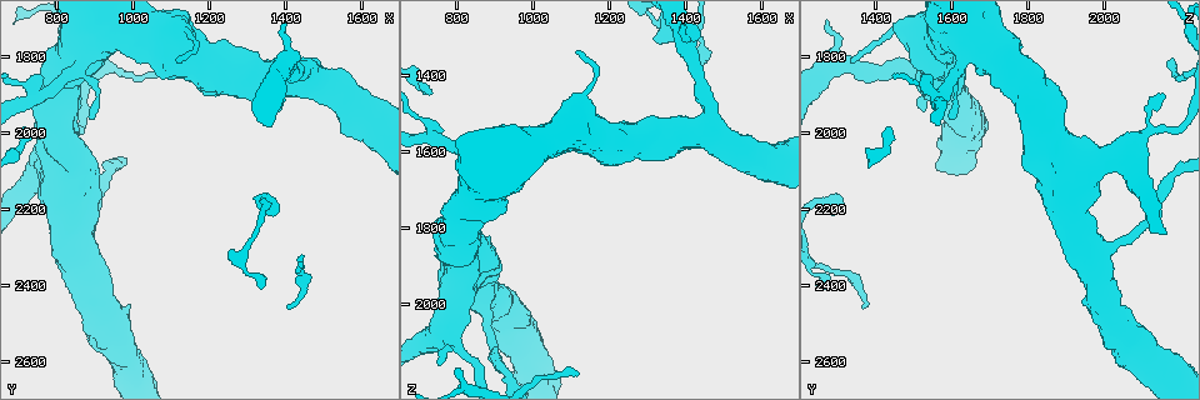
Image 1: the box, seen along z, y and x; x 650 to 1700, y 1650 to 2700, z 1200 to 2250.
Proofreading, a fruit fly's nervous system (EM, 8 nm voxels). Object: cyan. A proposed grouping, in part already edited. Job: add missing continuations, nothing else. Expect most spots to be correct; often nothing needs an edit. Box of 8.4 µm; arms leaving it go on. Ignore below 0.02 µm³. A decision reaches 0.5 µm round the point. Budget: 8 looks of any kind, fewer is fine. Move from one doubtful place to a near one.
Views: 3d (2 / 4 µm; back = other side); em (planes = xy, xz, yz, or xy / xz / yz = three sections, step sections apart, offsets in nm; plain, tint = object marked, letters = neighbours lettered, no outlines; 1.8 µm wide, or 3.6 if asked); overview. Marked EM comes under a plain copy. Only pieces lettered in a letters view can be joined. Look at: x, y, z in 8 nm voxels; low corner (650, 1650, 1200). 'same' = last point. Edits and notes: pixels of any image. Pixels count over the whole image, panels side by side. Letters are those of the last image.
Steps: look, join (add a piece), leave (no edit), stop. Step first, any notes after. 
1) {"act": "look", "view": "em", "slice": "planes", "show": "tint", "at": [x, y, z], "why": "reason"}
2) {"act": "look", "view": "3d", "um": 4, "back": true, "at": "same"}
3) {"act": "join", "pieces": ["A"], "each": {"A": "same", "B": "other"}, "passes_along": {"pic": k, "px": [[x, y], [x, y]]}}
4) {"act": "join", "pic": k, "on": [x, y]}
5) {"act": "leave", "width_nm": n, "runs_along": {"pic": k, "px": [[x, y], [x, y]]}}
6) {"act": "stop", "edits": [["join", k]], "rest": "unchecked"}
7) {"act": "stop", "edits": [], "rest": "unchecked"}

{"act": "look", "view": "3d", "um": 2, "at": [1120, 1810, 1335], "why": "an open end"}

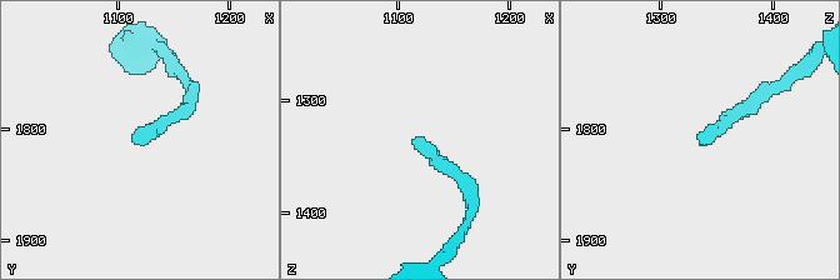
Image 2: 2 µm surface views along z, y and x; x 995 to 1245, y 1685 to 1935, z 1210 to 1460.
{"act": "look", "view": "em", "slice": "planes", "show": "tint", "at": [1116, 1810, 1336], "why": "need the tissue"}

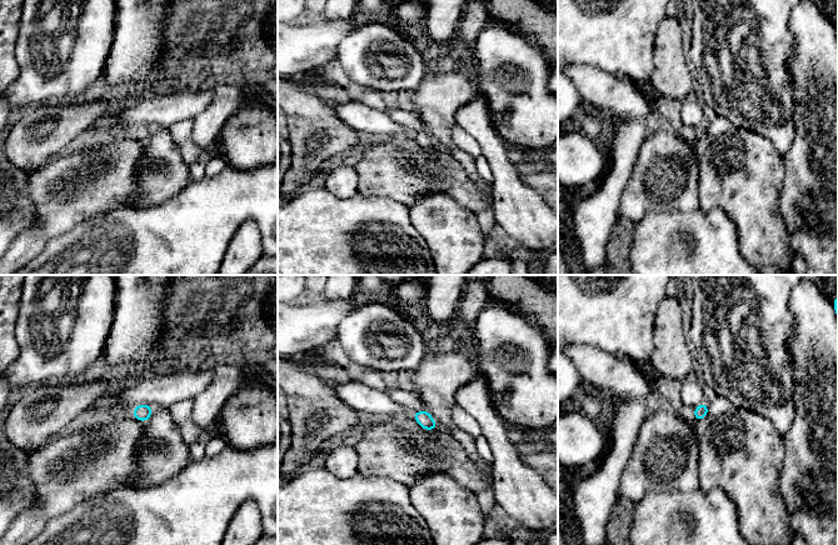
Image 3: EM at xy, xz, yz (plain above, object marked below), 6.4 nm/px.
{"act": "look", "view": "em", "slice": "planes", "show": "letters", "at": "same"}

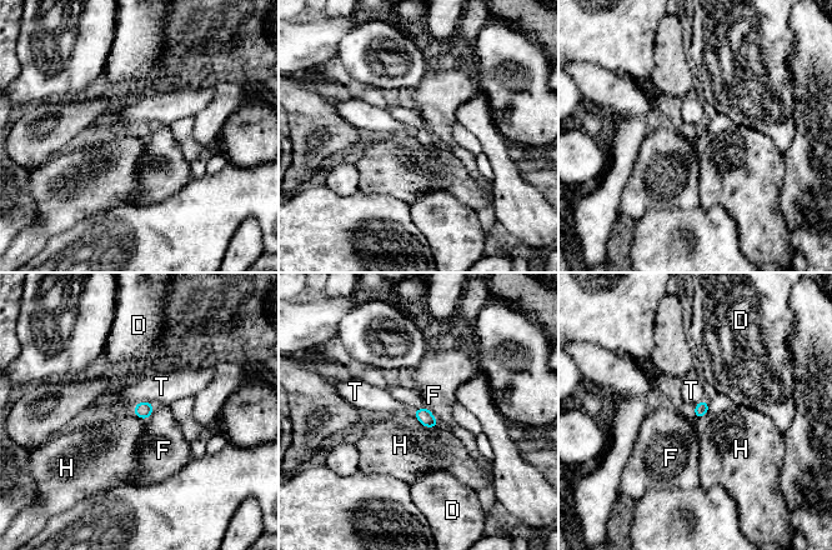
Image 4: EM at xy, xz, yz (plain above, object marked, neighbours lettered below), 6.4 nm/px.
{"act": "leave", "each": {"D": "other", "F": "other", "H": "other", "T": "other"}, "border": {"pic": 4, "px": [[412, 411], [425, 426], [437, 425]]}, "found": "none of them fits"}

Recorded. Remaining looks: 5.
{"act": "look", "view": "3d", "um": 4, "at": [815, 2075, 1905]}

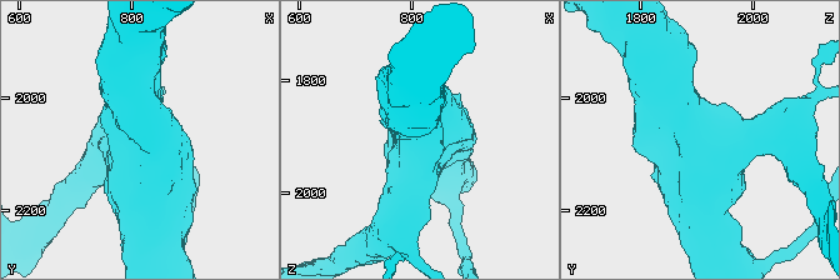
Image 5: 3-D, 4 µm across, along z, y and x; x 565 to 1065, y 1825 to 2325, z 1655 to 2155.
{"act": "look", "view": "em", "um": 3.6, "slice": "planes", "show": "tint", "at": "same", "why": "shape alone is not enough"}

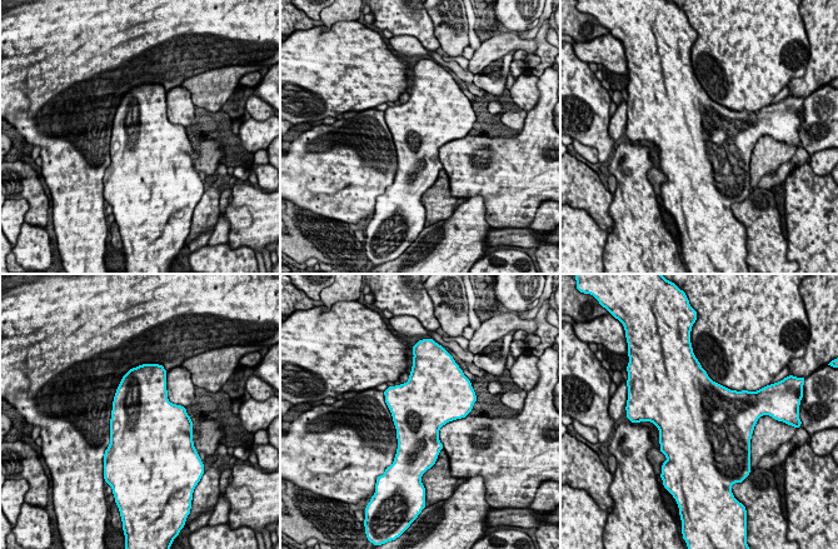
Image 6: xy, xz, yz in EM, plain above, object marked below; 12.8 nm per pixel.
{"act": "look", "view": "em", "um": 3.6, "slice": "planes", "show": "letters", "at": "same", "why": "what lies round it"}

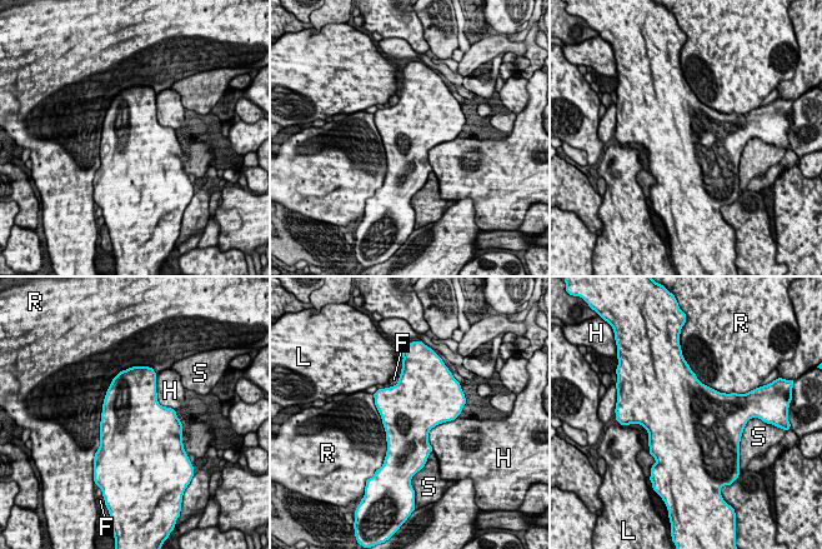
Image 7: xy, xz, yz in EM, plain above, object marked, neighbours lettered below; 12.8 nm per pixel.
{"act": "leave", "each": {"F": "other", "H": "other", "L": "other", "R": "other", "S": "other"}, "border": {"pic": 7, "px": [[452, 419], [429, 432], [431, 450]]}, "found": "no lettered piece goes on from it"}

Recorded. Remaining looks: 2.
{"act": "look", "view": "em", "slice": "planes", "show": "letters", "at": [1120, 1815, 2185]}

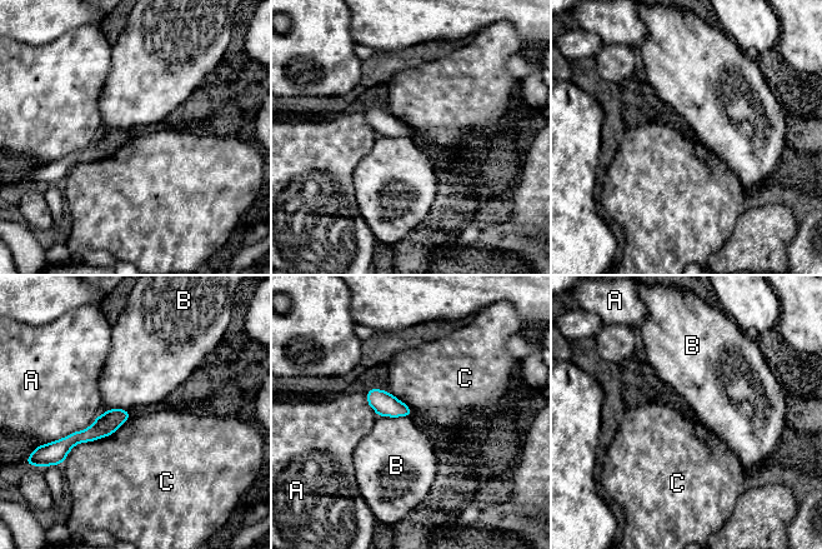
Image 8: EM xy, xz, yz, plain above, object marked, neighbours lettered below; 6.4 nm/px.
{"act": "leave", "longest_contact_nm": ["C", 550], "each": {"A": "other", "B": "other", "C": "other"}, "border": {"pic": 8, "px": [[129, 417], [61, 462]]}, "found": "no lettered piece goes on from it"}

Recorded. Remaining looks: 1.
{"act": "stop", "edits": [], "rest": "unchecked"}

